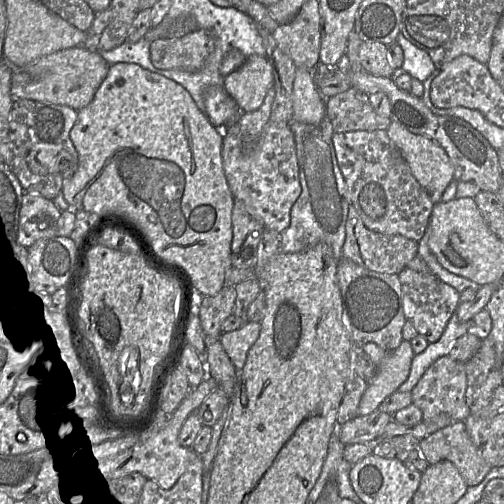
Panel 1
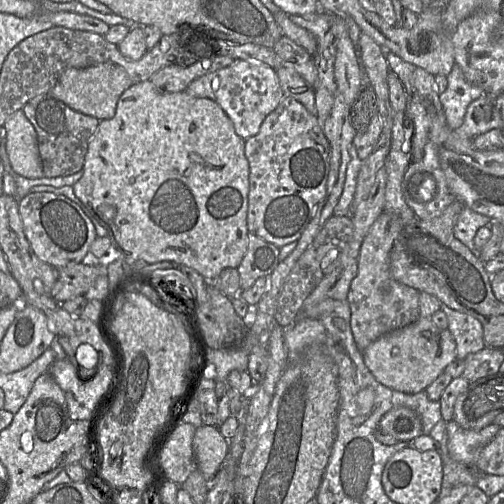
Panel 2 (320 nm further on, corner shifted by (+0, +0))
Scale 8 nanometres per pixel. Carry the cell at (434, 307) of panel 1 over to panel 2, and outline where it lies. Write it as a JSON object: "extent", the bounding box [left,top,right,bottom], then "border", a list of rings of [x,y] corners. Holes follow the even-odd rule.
{"extent":[442,307,484,360],"border":[[[442,307],[447,316],[448,327],[456,343],[456,357],[464,360],[468,355],[484,349],[483,327],[481,322],[475,317]]]}

